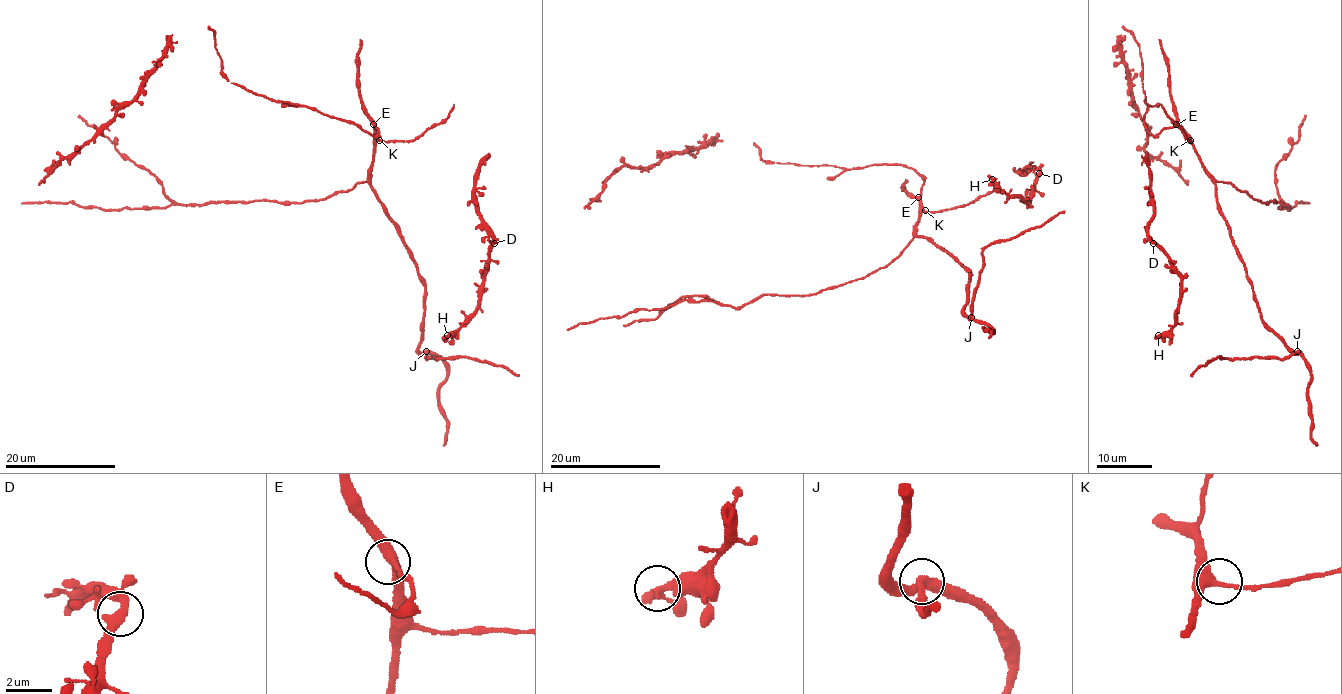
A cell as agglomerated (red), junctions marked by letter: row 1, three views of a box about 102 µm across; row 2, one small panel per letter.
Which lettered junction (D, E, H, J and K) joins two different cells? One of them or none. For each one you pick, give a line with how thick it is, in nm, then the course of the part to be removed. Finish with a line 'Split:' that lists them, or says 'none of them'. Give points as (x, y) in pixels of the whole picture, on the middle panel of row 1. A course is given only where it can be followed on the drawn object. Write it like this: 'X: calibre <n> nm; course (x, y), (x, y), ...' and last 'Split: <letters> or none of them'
J: calibre 340 nm; course (972, 318), (973, 292), (983, 265), (983, 250), (992, 243), (1041, 227), (1064, 210)
Split: J

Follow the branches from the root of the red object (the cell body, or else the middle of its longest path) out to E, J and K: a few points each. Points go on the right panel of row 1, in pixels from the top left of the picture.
E: (1213, 179), (1205, 170), (1191, 138), (1176, 124)
J: (1213, 179), (1219, 211), (1253, 287), (1253, 299), (1260, 318), (1290, 349), (1297, 351)
K: (1213, 179), (1190, 140)

